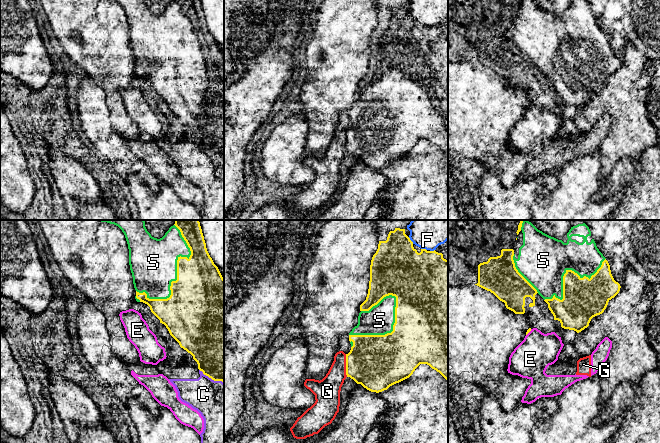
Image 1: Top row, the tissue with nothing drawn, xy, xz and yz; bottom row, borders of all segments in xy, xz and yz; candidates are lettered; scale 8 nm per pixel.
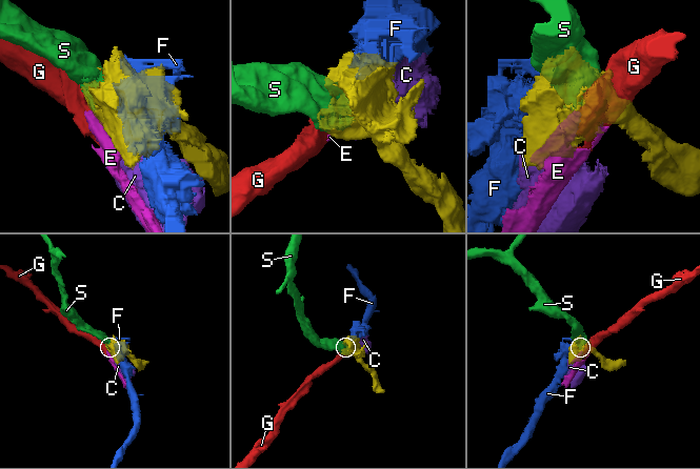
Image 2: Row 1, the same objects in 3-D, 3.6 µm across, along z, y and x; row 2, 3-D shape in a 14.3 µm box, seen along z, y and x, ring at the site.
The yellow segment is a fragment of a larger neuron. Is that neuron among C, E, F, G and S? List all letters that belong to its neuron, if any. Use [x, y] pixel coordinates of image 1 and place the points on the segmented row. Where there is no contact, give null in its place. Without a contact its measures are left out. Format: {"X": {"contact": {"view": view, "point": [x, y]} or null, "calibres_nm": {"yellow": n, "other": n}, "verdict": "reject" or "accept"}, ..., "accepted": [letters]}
{"C": {"contact": {"view": "xy", "point": [211, 378]}, "calibres_nm": {"yellow": 480, "other": 380}, "verdict": "reject"}, "E": {"contact": {"view": "yz", "point": [529, 331]}, "calibres_nm": {"yellow": 20, "other": 300}, "verdict": "reject"}, "F": {"contact": {"view": "xz", "point": [410, 240]}, "calibres_nm": {"yellow": 420, "other": 360}, "verdict": "reject"}, "G": {"contact": {"view": "xz", "point": [346, 365]}, "calibres_nm": {"yellow": 440, "other": 190}, "verdict": "reject"}, "S": {"contact": {"view": "xy", "point": [177, 267]}, "calibres_nm": {"yellow": 400, "other": 380}, "verdict": "accept"}, "accepted": ["S"]}

